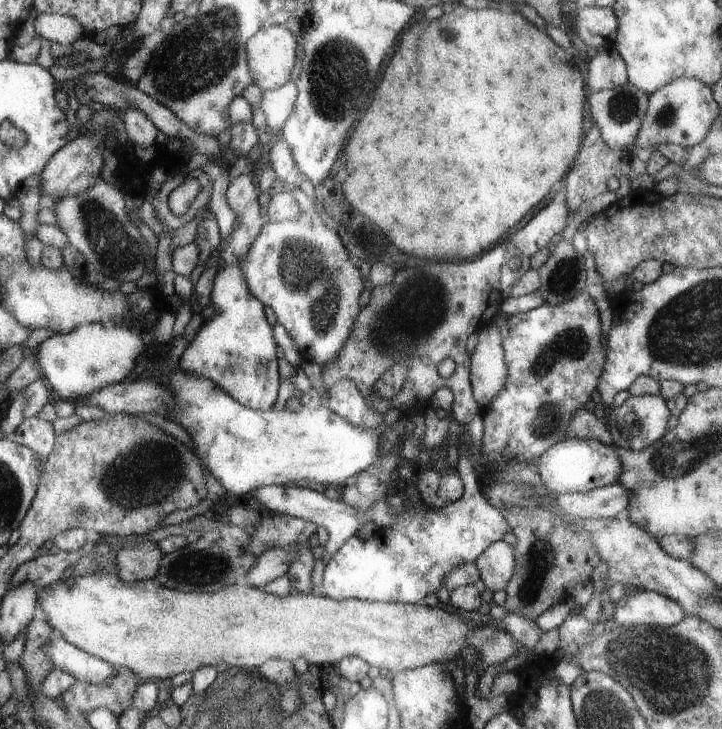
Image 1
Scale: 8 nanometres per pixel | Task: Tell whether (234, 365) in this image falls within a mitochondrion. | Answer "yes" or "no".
yes

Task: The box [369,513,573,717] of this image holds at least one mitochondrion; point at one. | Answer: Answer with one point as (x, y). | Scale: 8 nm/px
(538, 557)

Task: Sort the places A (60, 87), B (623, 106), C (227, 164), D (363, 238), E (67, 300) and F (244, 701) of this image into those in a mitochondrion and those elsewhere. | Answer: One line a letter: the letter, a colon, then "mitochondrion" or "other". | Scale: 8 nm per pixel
A: other
B: mitochondrion
C: other
D: other
E: other
F: mitochondrion

